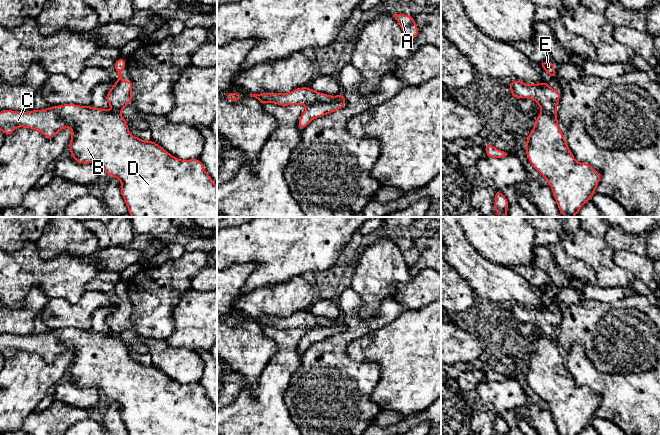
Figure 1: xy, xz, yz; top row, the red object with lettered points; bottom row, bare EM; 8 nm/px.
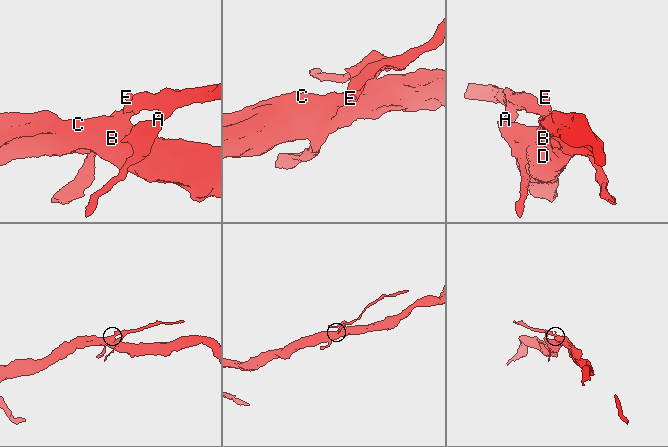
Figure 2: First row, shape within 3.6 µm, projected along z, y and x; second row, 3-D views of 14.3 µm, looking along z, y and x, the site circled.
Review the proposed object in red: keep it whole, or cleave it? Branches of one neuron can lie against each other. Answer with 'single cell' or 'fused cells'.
fused cells

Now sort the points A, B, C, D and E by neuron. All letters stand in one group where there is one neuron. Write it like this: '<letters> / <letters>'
A E / B C D

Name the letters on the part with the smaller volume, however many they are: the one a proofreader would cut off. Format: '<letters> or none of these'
A, E

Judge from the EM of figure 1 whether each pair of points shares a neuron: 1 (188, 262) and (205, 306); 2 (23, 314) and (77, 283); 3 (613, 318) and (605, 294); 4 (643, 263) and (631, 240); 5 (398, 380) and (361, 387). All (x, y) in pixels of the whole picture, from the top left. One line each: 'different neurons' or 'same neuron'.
1: different neurons
2: different neurons
3: different neurons
4: different neurons
5: different neurons

